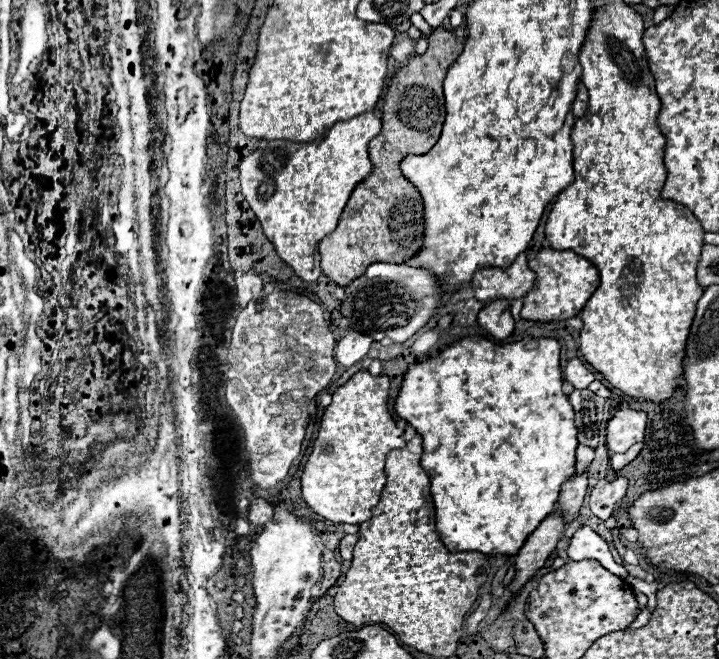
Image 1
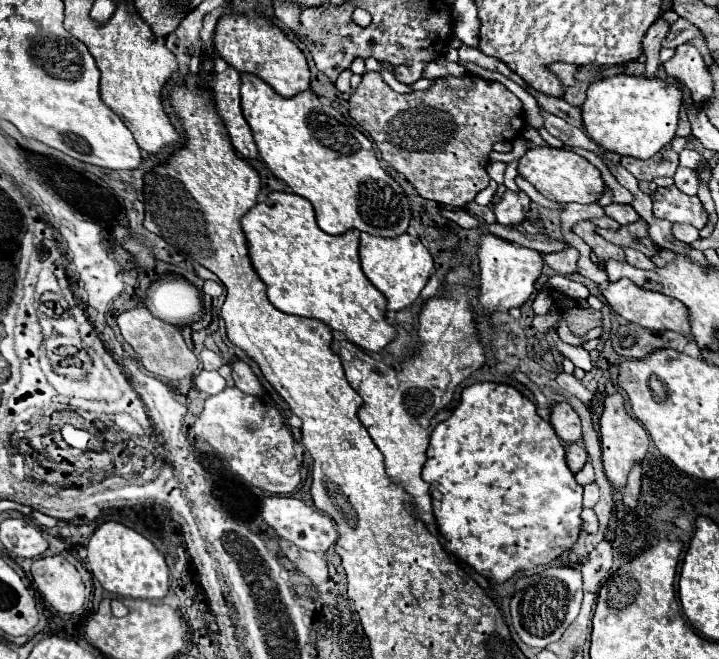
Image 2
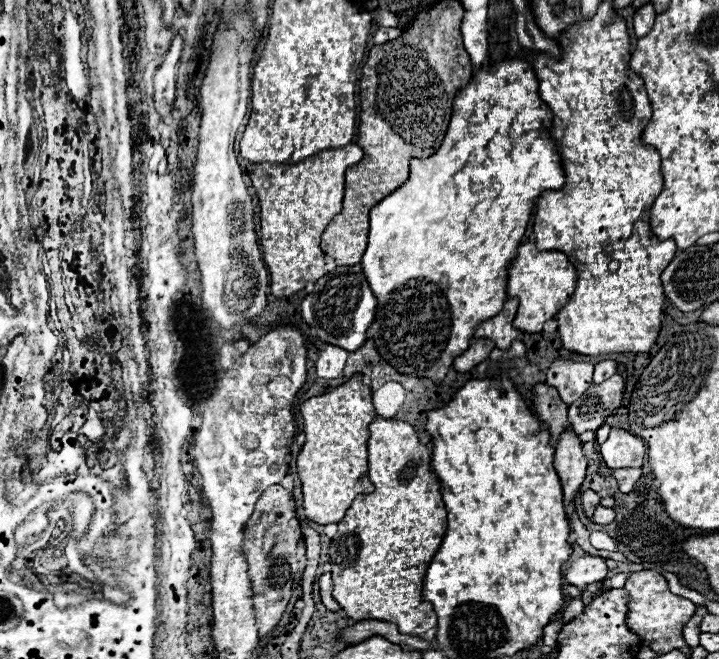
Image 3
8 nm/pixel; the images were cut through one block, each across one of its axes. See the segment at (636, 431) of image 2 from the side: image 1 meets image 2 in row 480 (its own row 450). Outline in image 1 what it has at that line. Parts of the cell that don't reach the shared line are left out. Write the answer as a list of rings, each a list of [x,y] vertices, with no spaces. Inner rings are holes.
[[[618,410],[606,428],[606,444],[610,454],[626,452],[632,444],[644,440],[646,412],[640,410]]]

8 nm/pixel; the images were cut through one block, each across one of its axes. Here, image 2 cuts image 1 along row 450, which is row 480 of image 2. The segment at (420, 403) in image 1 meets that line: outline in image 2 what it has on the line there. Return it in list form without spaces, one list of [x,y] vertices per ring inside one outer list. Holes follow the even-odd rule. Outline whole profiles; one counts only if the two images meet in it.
[[[478,382],[468,386],[462,392],[462,400],[458,404],[458,408],[452,412],[450,418],[446,418],[444,422],[440,422],[432,436],[430,436],[430,446],[428,446],[428,460],[422,468],[422,480],[430,484],[430,488],[442,492],[442,500],[438,504],[434,504],[434,516],[438,522],[438,528],[442,532],[442,536],[446,538],[446,552],[458,556],[460,560],[464,560],[466,564],[470,564],[476,572],[480,572],[486,578],[494,578],[496,582],[506,582],[512,574],[516,572],[526,572],[526,570],[538,570],[542,566],[548,566],[552,560],[556,560],[562,552],[570,550],[578,536],[580,536],[580,510],[582,510],[582,486],[576,482],[572,470],[566,466],[566,450],[564,444],[558,440],[554,428],[550,426],[550,422],[542,420],[536,412],[536,406],[514,386],[508,384],[496,384],[496,382]]]

